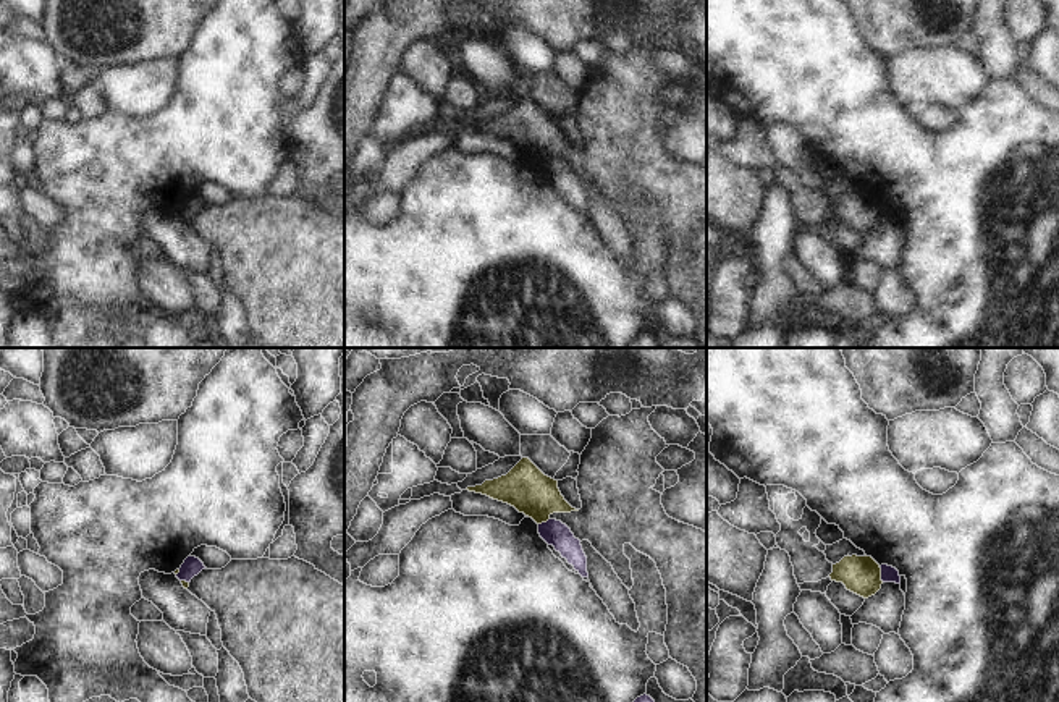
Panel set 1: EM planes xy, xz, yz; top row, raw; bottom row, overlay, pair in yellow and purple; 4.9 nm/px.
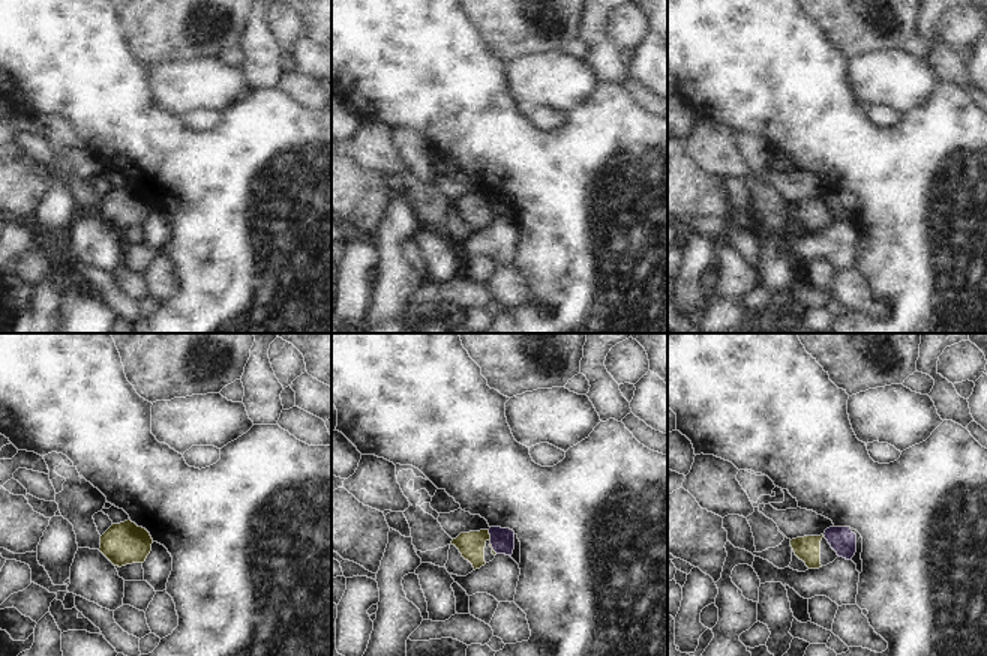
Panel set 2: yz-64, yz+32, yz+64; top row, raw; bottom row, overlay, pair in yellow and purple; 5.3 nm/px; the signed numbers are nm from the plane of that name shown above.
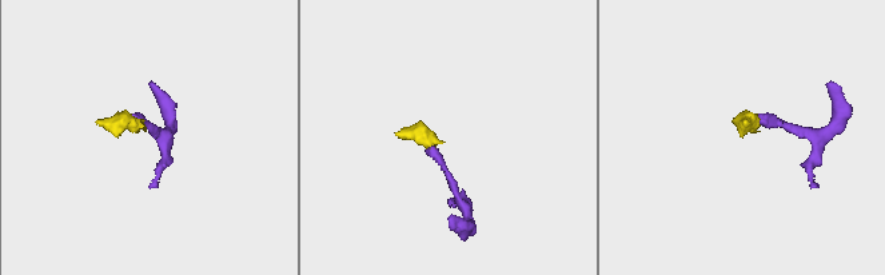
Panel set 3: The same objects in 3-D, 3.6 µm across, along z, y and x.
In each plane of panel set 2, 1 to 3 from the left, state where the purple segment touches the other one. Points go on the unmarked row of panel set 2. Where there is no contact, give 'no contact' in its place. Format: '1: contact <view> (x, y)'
1: no contact
2: contact yz+32 (489, 198)
3: no contact

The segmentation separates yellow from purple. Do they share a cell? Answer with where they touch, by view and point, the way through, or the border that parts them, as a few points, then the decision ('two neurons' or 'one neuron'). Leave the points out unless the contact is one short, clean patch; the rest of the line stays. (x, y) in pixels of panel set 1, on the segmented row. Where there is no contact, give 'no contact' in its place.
meets yellow in yz at (880, 575); border along yz (878, 566), (883, 581); two neurons

